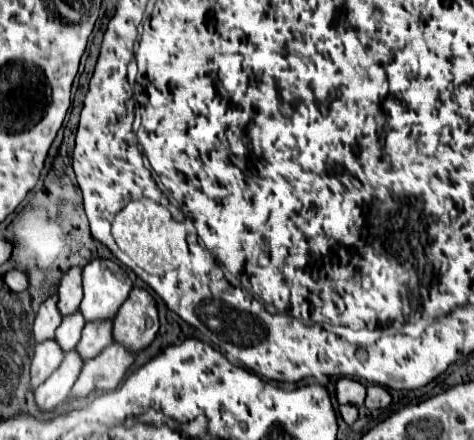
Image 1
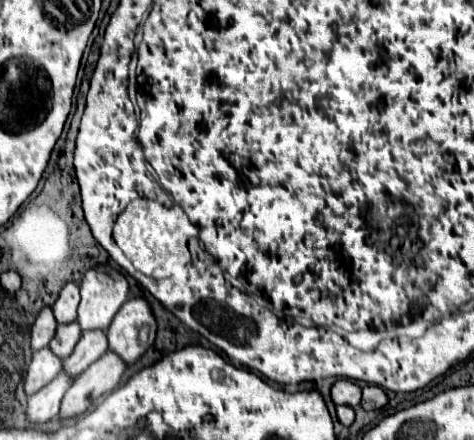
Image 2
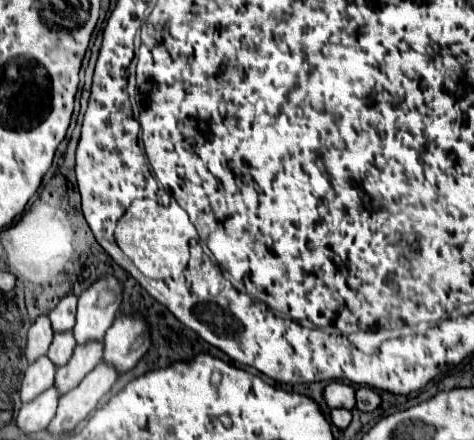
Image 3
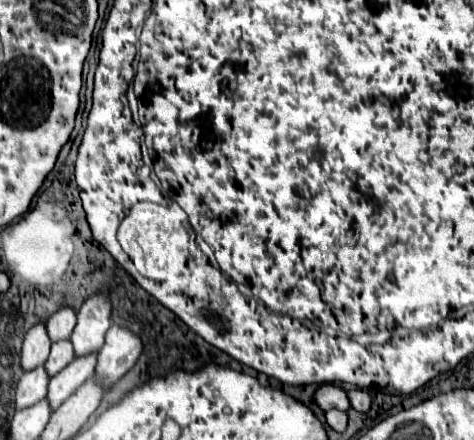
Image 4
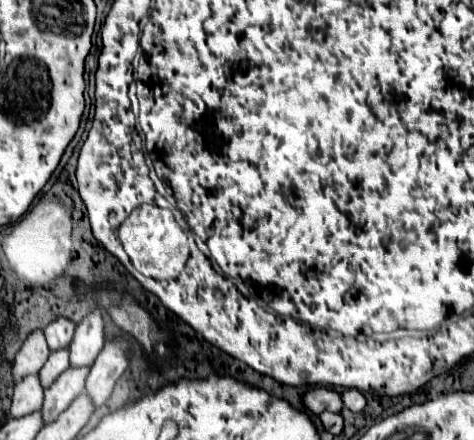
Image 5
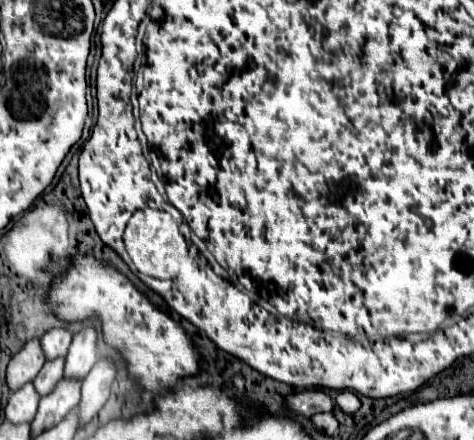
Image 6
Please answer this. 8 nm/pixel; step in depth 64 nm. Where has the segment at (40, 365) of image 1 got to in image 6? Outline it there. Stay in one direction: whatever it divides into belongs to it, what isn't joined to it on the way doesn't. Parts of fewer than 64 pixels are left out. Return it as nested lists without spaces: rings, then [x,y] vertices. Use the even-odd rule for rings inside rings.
[[[28,382],[22,388],[18,388],[6,406],[6,420],[18,424],[18,422],[30,422],[36,416],[40,404],[40,394],[36,392],[34,384]]]

